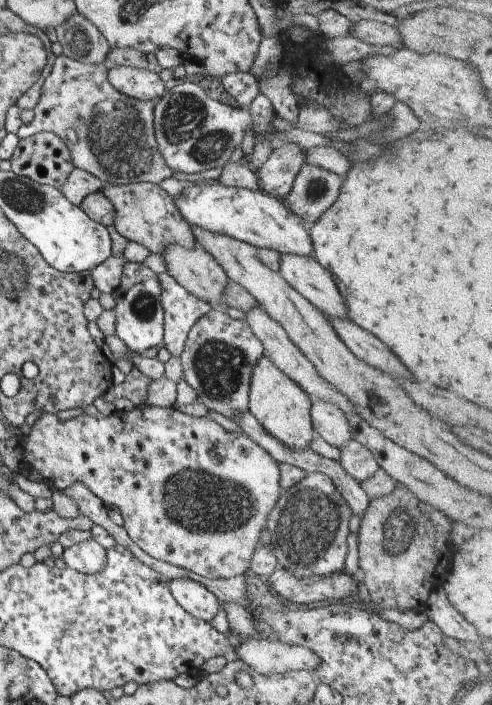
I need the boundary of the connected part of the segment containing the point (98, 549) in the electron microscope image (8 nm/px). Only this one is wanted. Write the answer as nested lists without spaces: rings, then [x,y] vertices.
[[[93,538],[63,548],[61,558],[67,567],[92,575],[101,572],[106,564],[106,550]]]

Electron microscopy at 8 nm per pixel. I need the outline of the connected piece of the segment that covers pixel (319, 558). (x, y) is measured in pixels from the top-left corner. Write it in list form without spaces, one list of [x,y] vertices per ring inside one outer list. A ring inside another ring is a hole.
[[[306,474],[299,483],[279,494],[270,511],[266,522],[267,534],[271,536],[269,547],[277,556],[279,565],[295,578],[339,572],[348,551],[346,538],[351,515],[345,499],[327,476]]]

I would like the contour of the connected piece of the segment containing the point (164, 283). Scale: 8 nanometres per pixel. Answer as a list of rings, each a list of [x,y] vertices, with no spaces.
[[[167,273],[156,274],[160,284],[160,305],[163,309],[163,346],[169,352],[171,359],[176,361],[179,358],[184,342],[186,341],[189,329],[199,320],[200,316],[207,314],[211,309],[210,304],[195,298],[187,289],[184,289],[180,284],[175,282],[174,278]]]

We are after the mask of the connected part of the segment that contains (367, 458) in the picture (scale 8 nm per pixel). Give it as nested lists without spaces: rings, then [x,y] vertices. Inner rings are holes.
[[[355,440],[346,442],[339,451],[339,464],[359,484],[369,479],[379,468],[371,452]]]

